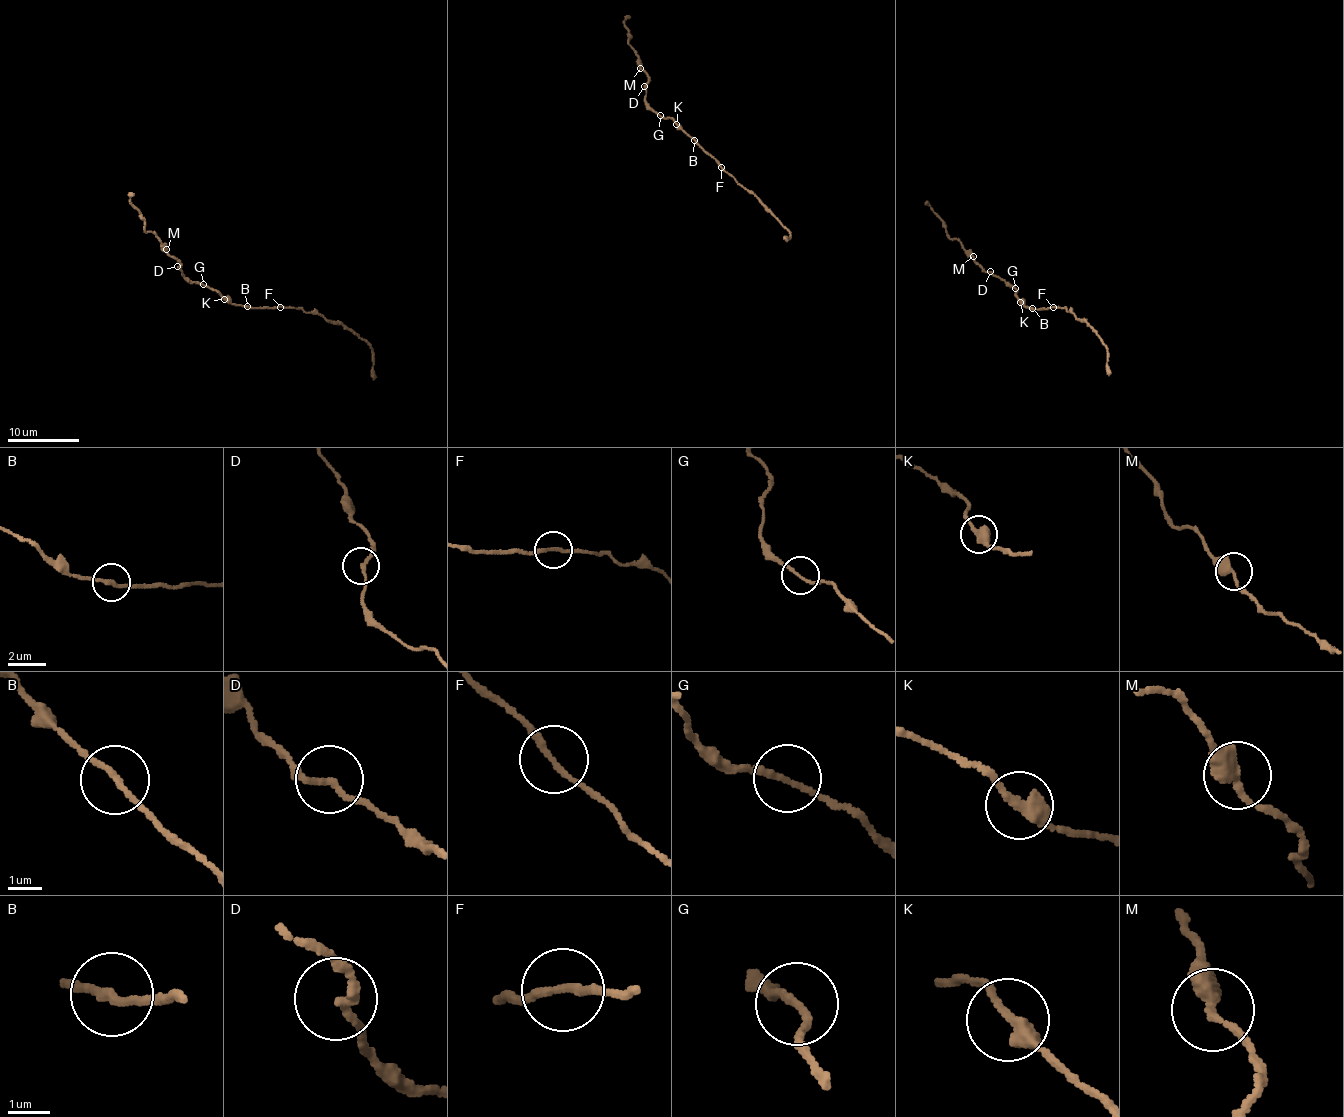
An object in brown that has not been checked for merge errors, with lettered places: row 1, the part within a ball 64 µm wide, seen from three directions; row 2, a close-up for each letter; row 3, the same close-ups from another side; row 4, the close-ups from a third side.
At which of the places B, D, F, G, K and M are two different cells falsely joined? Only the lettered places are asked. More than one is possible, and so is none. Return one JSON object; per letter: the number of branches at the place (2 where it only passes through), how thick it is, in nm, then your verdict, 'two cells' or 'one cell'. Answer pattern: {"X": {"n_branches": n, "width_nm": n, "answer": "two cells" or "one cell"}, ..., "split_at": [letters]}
{"B": {"n_branches": 2, "width_nm": 190, "answer": "one cell"}, "D": {"n_branches": 2, "width_nm": 170, "answer": "one cell"}, "F": {"n_branches": 2, "width_nm": 180, "answer": "two cells"}, "G": {"n_branches": 2, "width_nm": 160, "answer": "one cell"}, "K": {"n_branches": 2, "width_nm": 400, "answer": "one cell"}, "M": {"n_branches": 2, "width_nm": 360, "answer": "one cell"}, "split_at": ["F"]}

